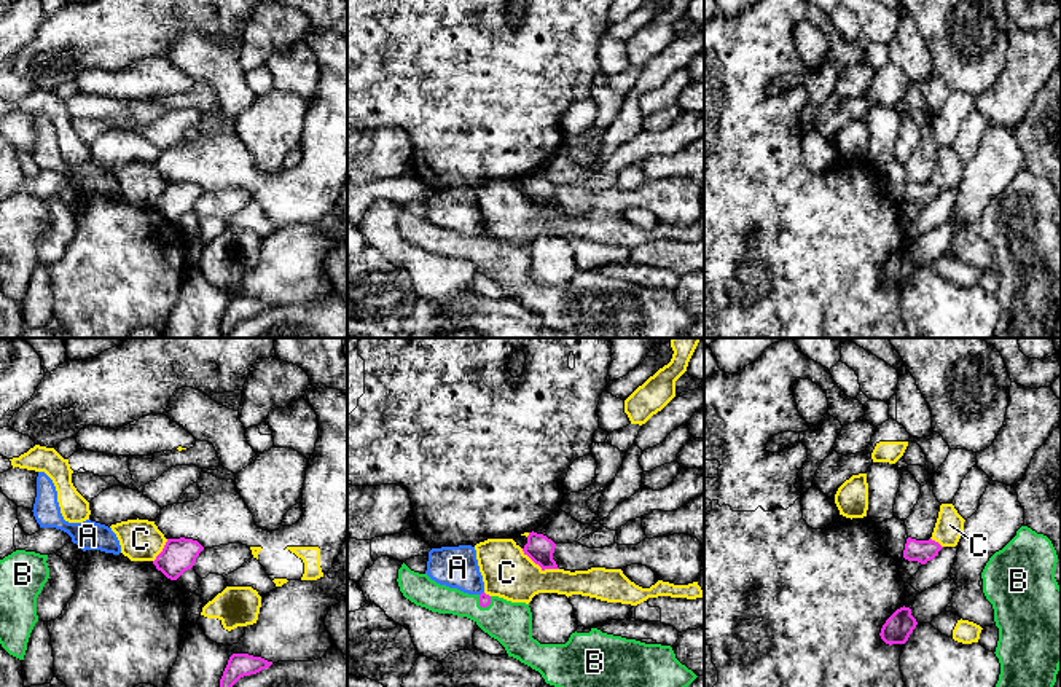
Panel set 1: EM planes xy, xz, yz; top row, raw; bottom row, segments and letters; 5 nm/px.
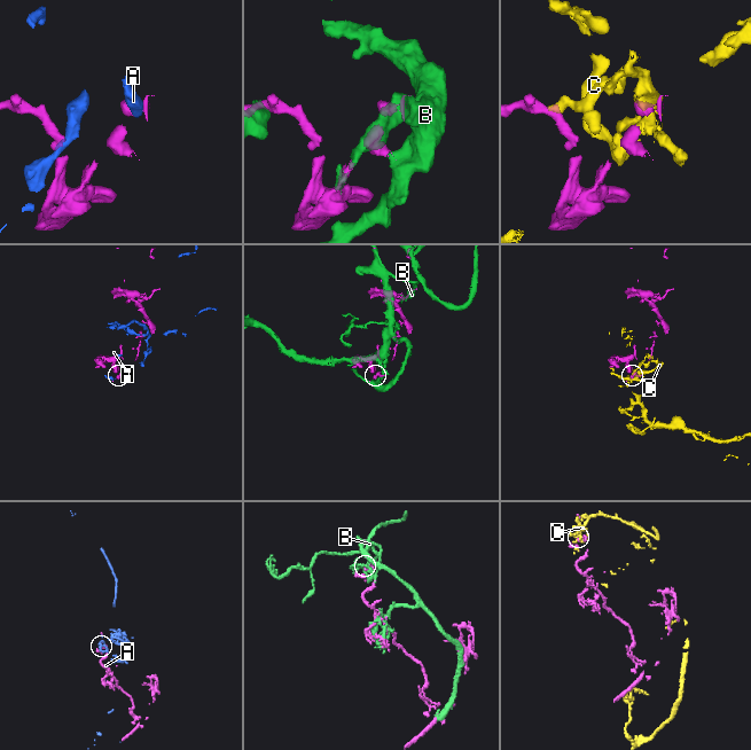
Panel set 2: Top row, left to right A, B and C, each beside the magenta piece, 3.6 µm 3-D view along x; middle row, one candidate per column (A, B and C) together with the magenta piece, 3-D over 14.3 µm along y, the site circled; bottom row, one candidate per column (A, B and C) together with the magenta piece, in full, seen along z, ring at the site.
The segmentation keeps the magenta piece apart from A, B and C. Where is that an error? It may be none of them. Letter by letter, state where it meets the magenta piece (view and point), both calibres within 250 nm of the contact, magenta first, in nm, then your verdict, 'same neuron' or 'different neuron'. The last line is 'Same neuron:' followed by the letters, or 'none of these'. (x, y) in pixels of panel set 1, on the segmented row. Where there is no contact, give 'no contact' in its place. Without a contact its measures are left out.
A: contact xz (481, 593); calibres 60 and 200 nm; different neuron
B: contact xz (481, 606); calibres 60 and 220 nm; same neuron
C: contact xz (540, 566); calibres 140 and 260 nm; different neuron
Same neuron: B

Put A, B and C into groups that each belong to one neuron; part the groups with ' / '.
A / B / C

